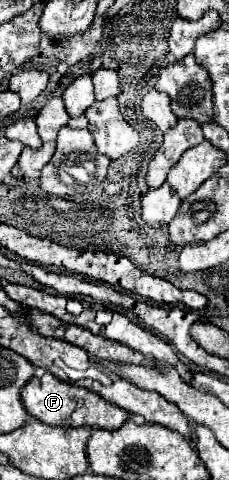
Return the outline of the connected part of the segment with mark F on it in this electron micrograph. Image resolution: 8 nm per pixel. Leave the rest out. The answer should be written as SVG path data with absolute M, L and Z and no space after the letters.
M44 373L40 379L32 377L24 389L22 389L22 403L26 407L26 411L40 419L42 423L48 425L60 425L60 427L82 427L82 425L90 425L90 427L98 427L98 429L108 429L114 431L118 429L126 419L130 419L130 413L108 403L106 399L102 399L98 393L70 385L66 381L60 381L58 377L54 377L52 373Z

